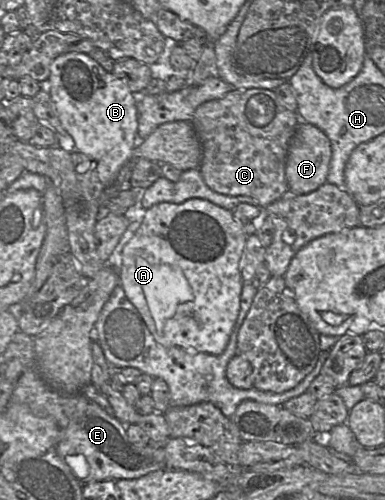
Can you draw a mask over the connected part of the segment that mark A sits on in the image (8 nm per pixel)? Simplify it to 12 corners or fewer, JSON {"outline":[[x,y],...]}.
{"outline":[[204,199],[144,211],[119,285],[155,341],[220,355],[247,235]]}

